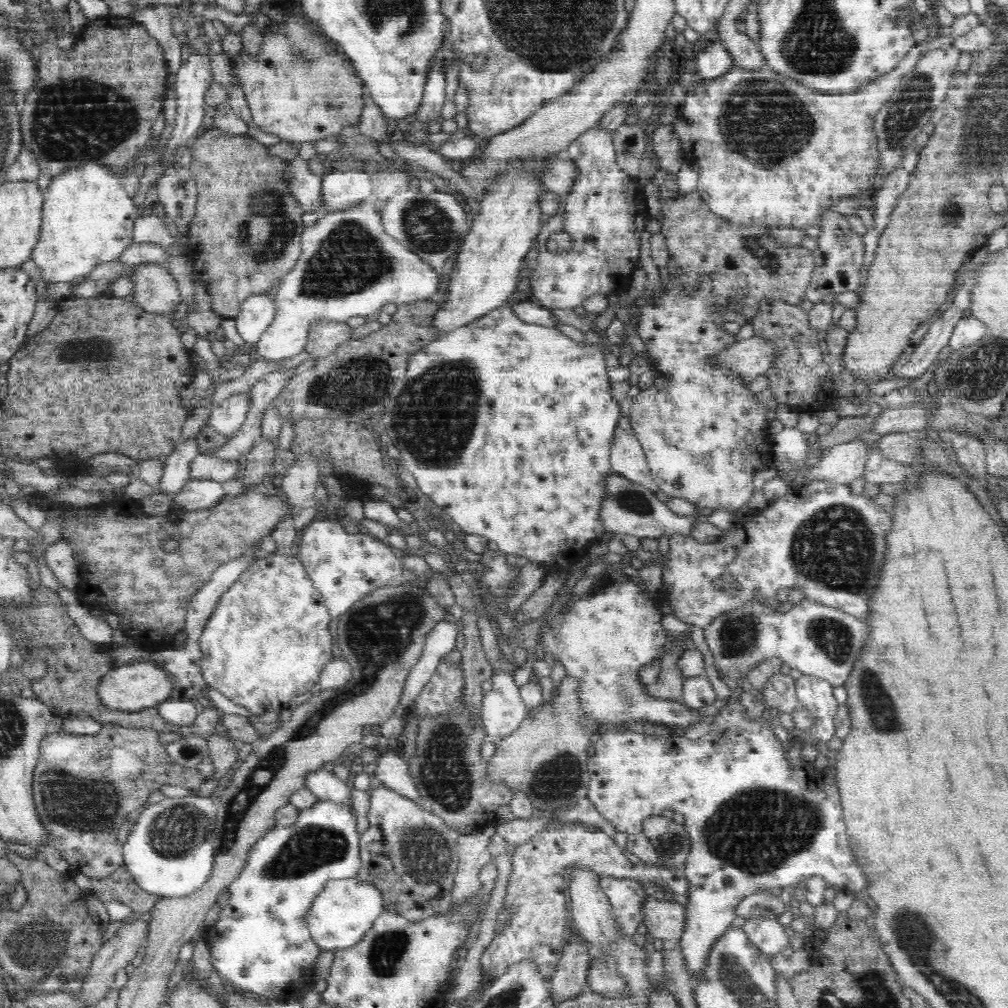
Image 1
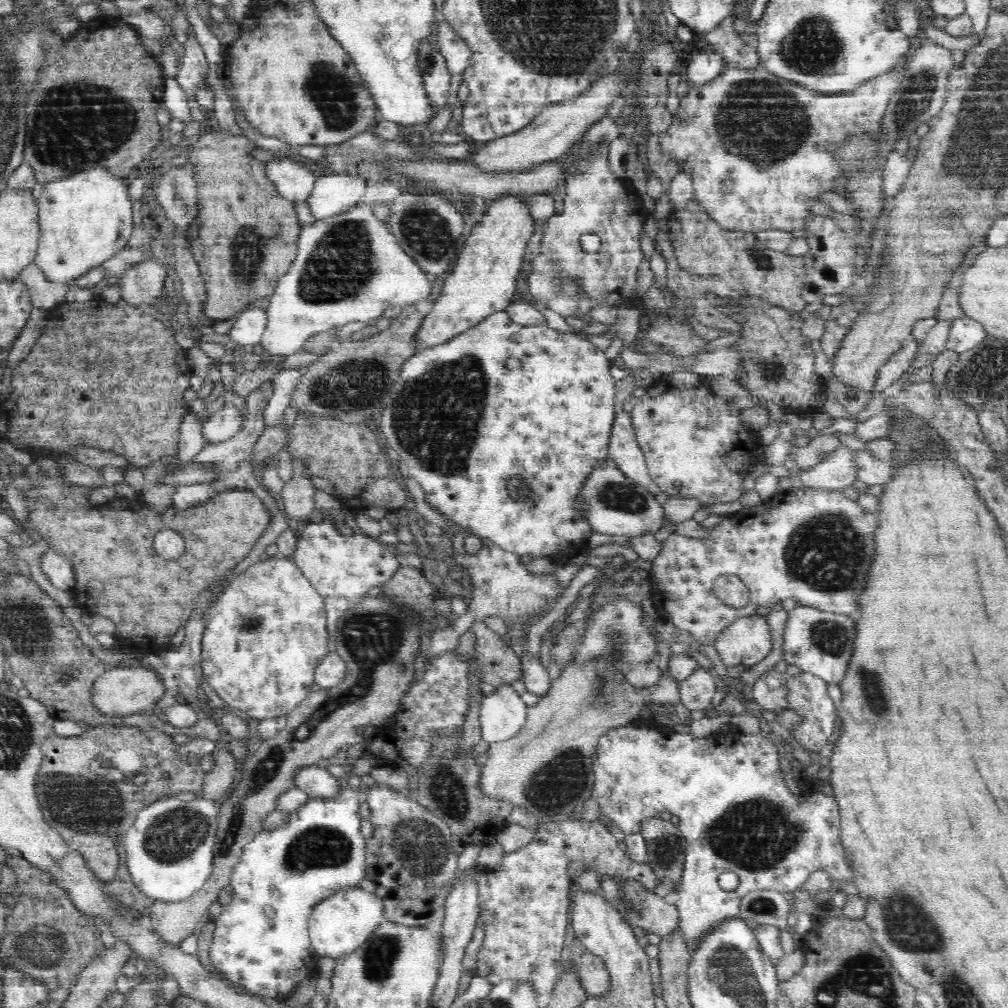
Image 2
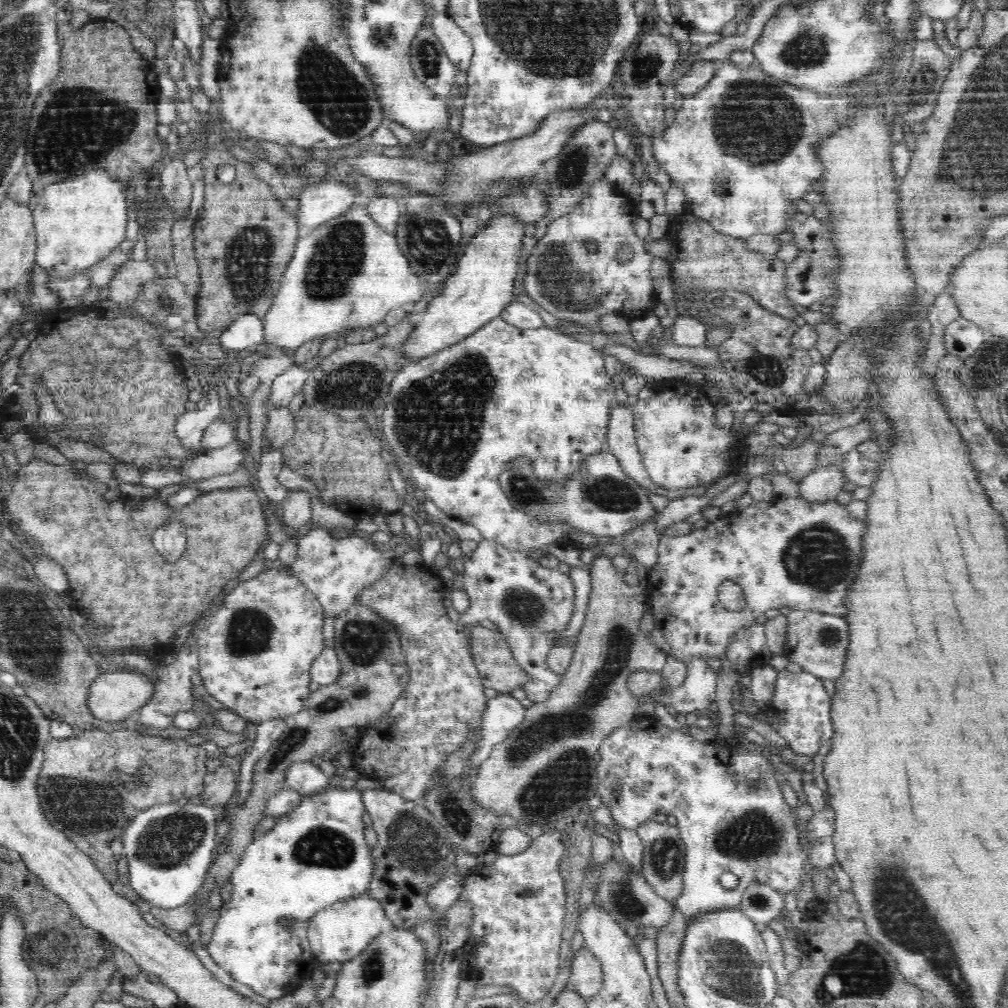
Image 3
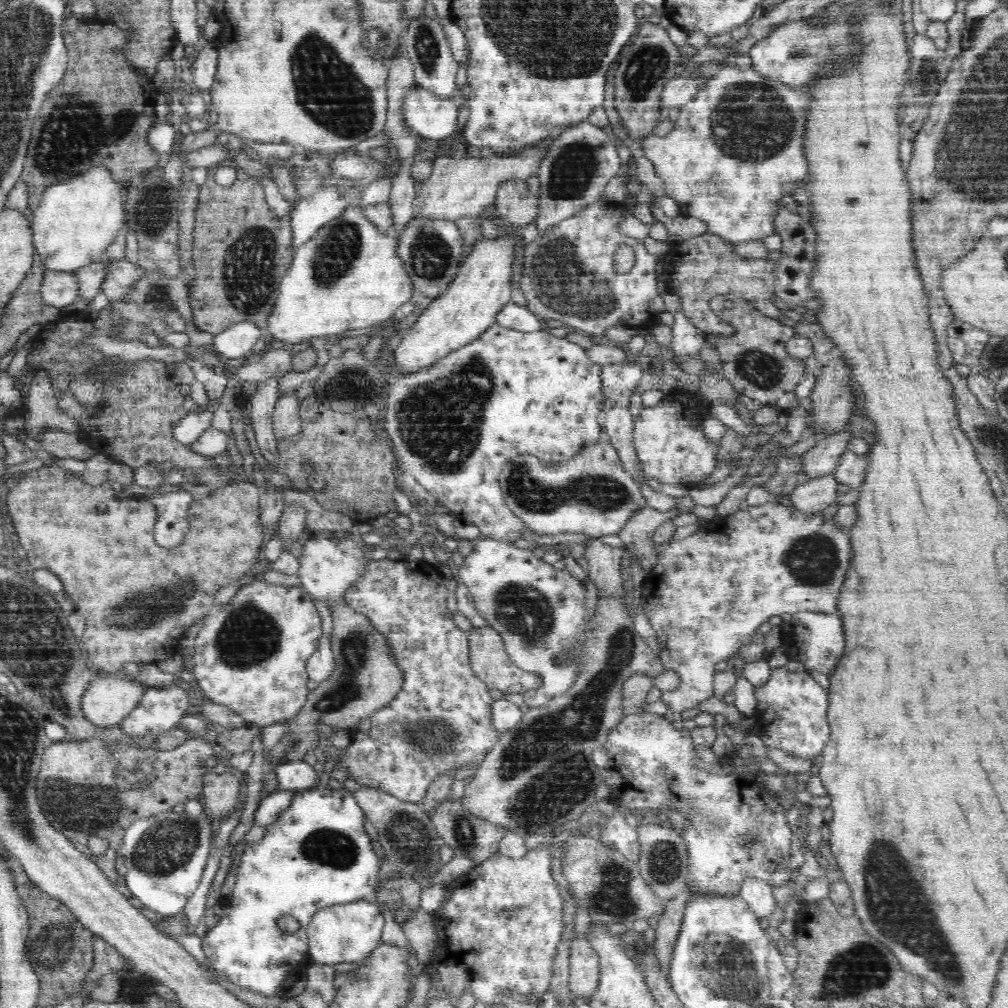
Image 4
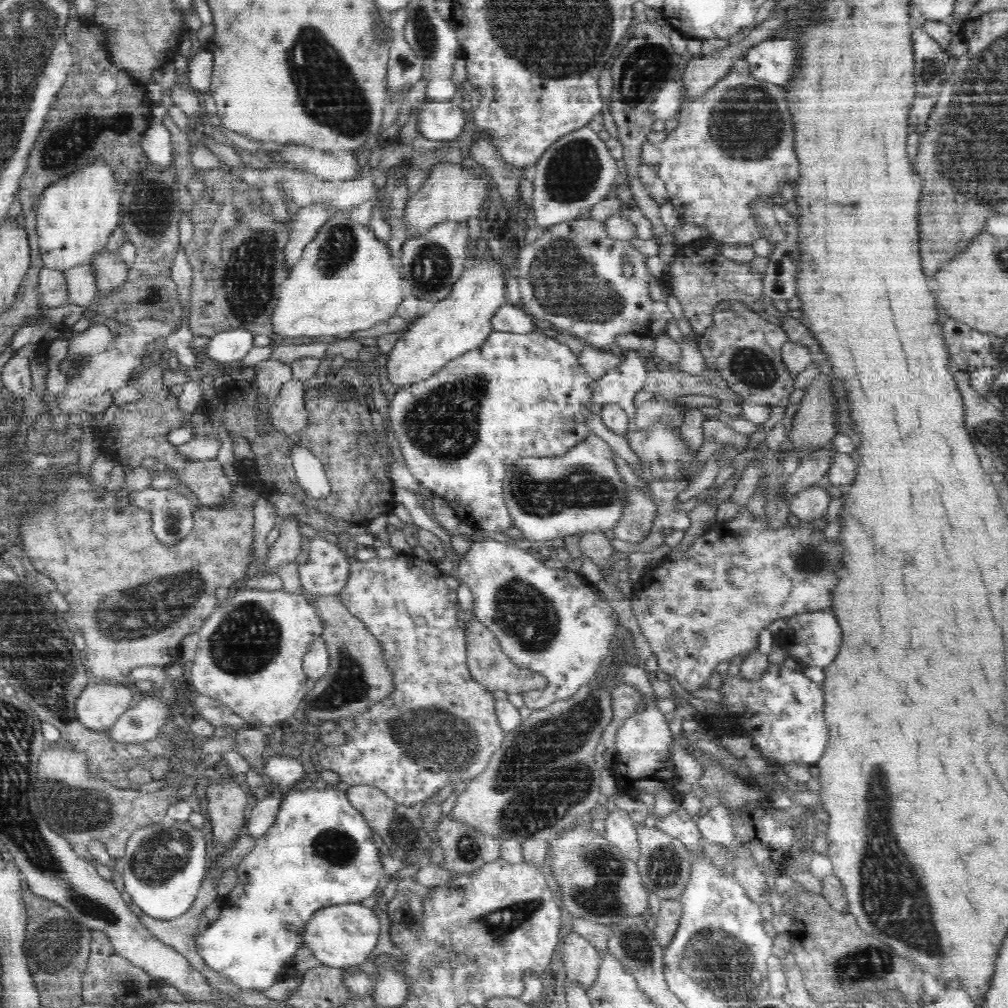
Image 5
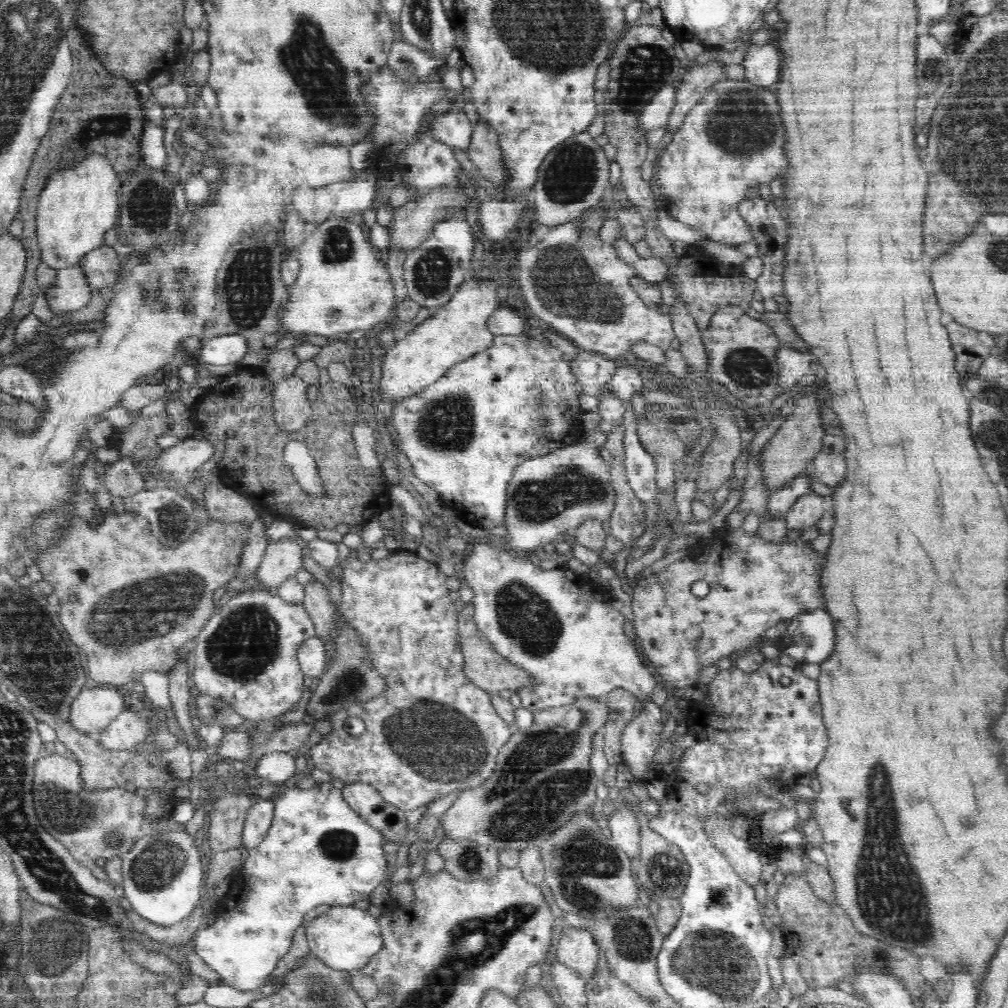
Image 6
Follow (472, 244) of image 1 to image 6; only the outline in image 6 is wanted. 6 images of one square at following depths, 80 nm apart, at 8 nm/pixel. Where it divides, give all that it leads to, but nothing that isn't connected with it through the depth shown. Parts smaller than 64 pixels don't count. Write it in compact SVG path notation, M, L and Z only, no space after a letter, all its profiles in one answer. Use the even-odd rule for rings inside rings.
M466 282L455 289L450 300L446 302L444 310L440 310L436 316L432 315L430 320L425 320L416 325L411 332L390 348L382 363L382 377L377 386L380 388L380 396L386 402L397 403L400 399L418 393L420 389L427 388L432 382L442 377L451 365L458 364L459 361L466 360L467 357L474 356L476 352L482 352L488 348L494 340L494 335L489 331L487 322L489 316L497 310L498 294L496 294L496 284L494 282Z

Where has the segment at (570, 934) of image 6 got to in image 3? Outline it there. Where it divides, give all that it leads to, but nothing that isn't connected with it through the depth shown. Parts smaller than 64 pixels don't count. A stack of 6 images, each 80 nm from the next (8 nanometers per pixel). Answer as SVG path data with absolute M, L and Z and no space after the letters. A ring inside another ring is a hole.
M586 946L573 954L568 984L587 1000L601 991L603 985L601 962Z

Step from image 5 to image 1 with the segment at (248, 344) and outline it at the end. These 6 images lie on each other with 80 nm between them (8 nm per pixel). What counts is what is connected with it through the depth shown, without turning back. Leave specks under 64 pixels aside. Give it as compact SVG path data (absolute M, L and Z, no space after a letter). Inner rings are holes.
M266 290L264 294L252 294L248 296L244 302L242 302L241 311L238 316L235 316L236 328L238 334L242 337L244 342L248 342L251 345L260 340L262 333L270 326L275 315L275 294L268 293L270 290Z

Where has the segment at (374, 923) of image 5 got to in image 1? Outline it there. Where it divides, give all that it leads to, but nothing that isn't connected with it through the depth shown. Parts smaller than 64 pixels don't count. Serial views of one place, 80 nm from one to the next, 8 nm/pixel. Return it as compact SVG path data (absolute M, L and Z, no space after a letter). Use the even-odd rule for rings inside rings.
M361 877L338 878L328 880L323 892L313 901L306 914L308 932L321 950L342 950L350 948L366 936L374 926L376 919L386 911L382 908L384 894L374 886L372 881L361 880Z

